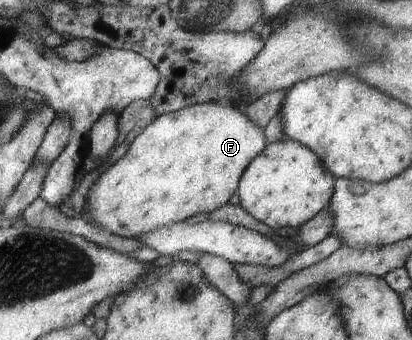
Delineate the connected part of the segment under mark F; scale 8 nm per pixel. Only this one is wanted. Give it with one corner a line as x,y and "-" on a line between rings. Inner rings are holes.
214,102
214,103
197,103
194,105
186,106
181,110
174,111
173,113
163,113
157,115
156,118
148,125
145,126
127,146
125,153
116,159
106,170
98,176
98,179
91,184
85,194
85,204
87,205
87,213
81,218
90,224
96,225
122,238
137,238
142,234
156,230
158,227
164,225
168,226
172,223
184,221
185,218
190,218
198,212
204,214
212,212
219,206
226,205
230,196
234,194
237,189
237,184
242,174
242,171
248,166
248,163
257,154
262,152
262,149
267,145
264,140
263,129
258,128
251,120
248,120
242,114
240,107
228,102

